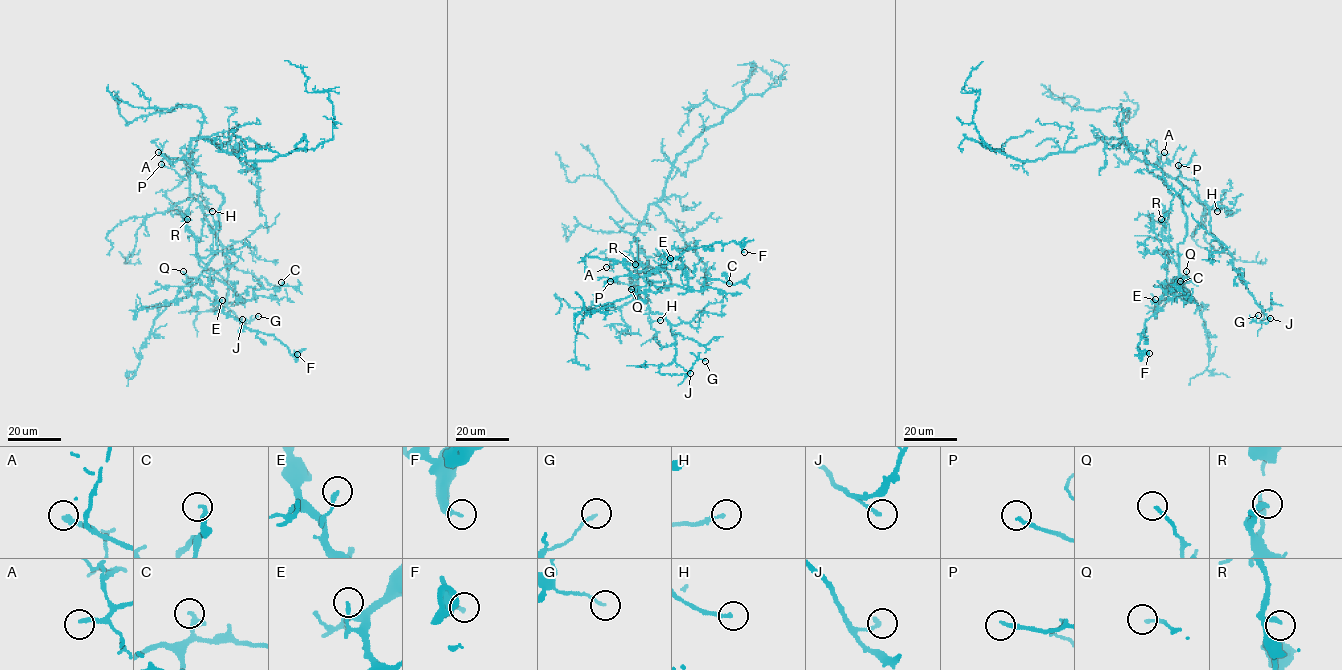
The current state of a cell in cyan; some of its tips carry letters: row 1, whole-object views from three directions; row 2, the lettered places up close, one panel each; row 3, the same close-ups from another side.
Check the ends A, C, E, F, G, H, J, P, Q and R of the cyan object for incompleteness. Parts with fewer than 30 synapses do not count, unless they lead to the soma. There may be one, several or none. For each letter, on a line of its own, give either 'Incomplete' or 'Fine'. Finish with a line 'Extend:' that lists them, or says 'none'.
A: Incomplete
C: Fine
E: Fine
F: Fine
G: Fine
H: Fine
J: Fine
P: Incomplete
Q: Fine
R: Fine
Extend: A, P

